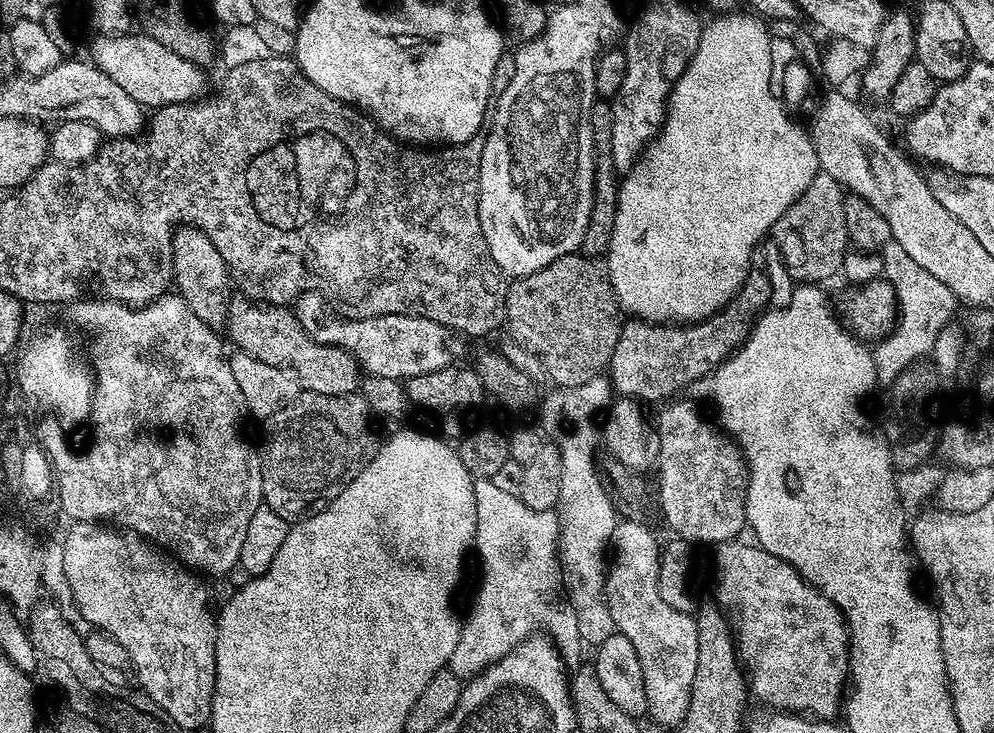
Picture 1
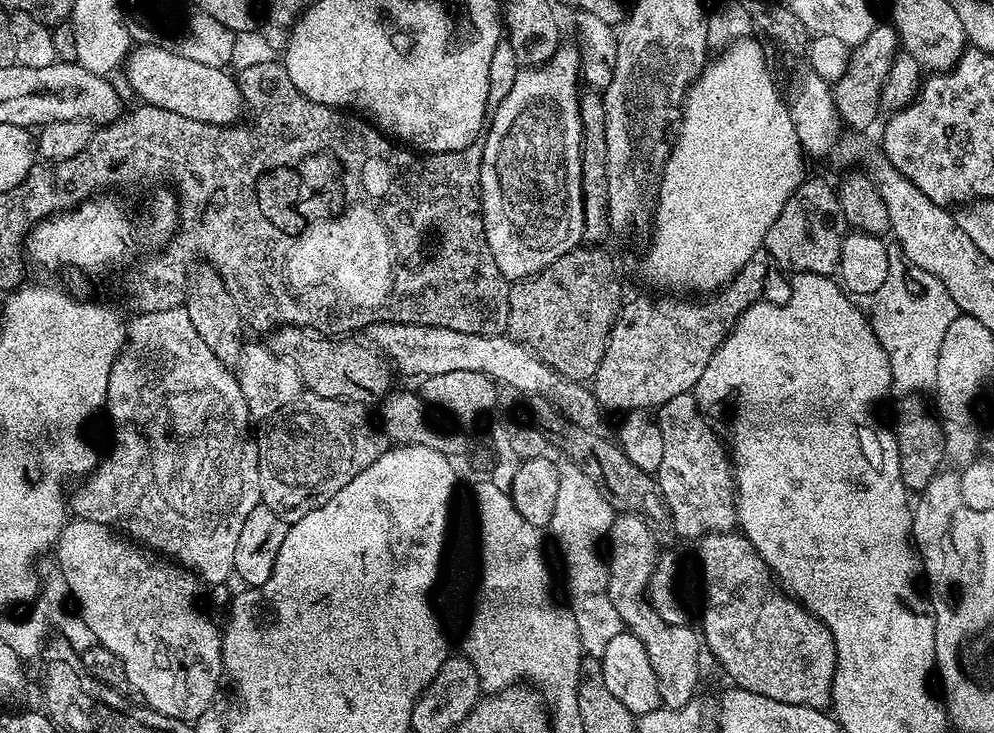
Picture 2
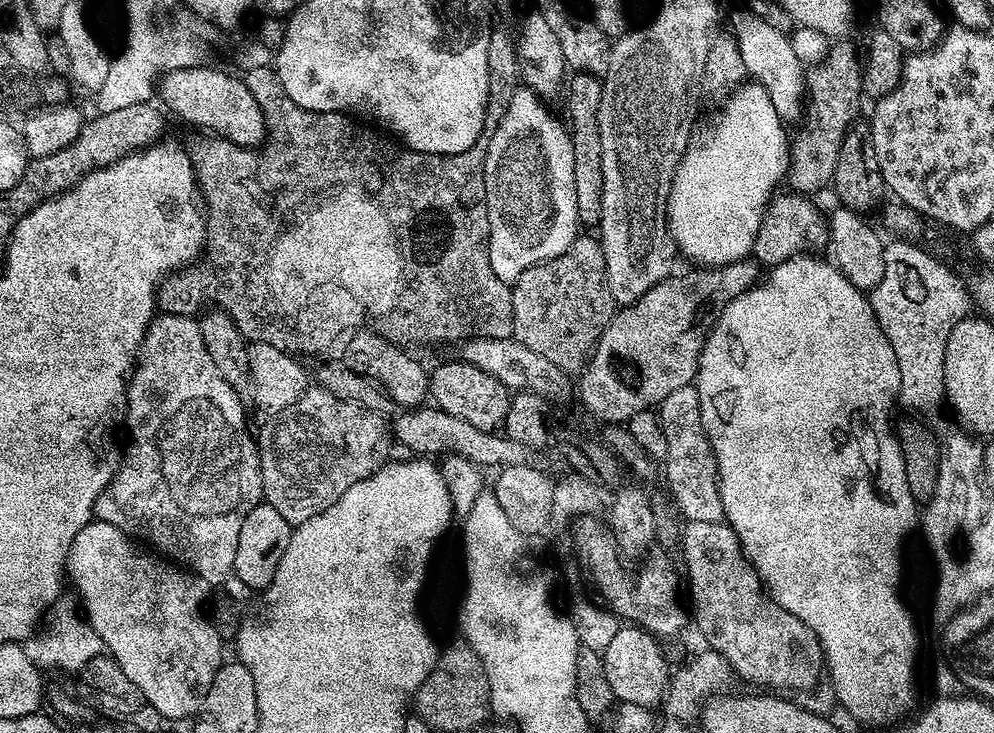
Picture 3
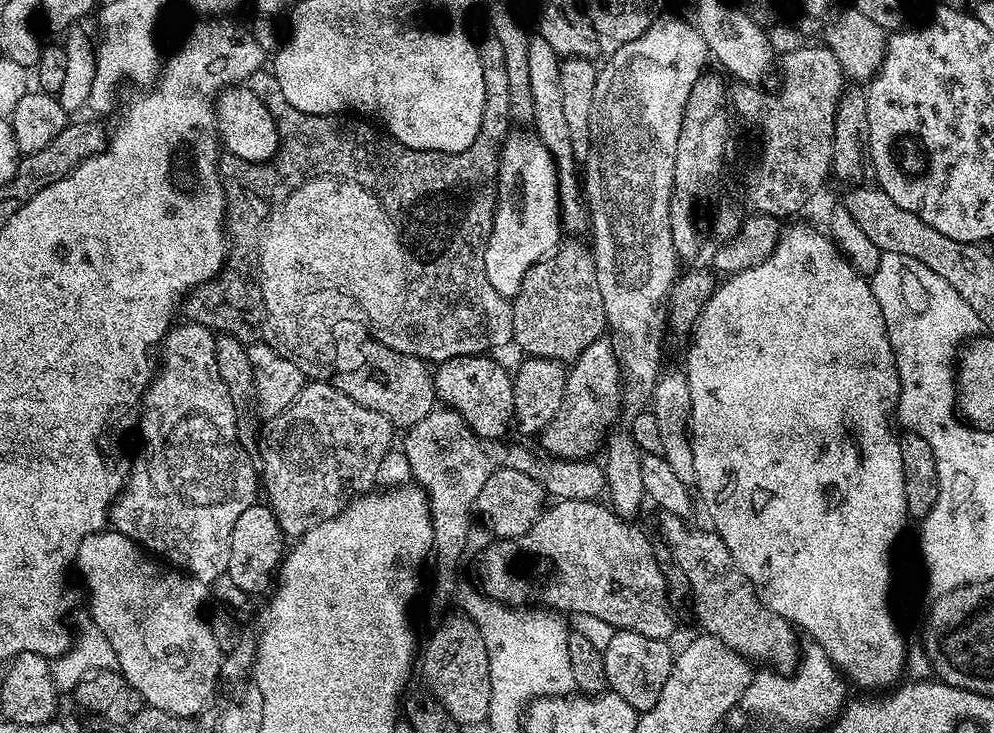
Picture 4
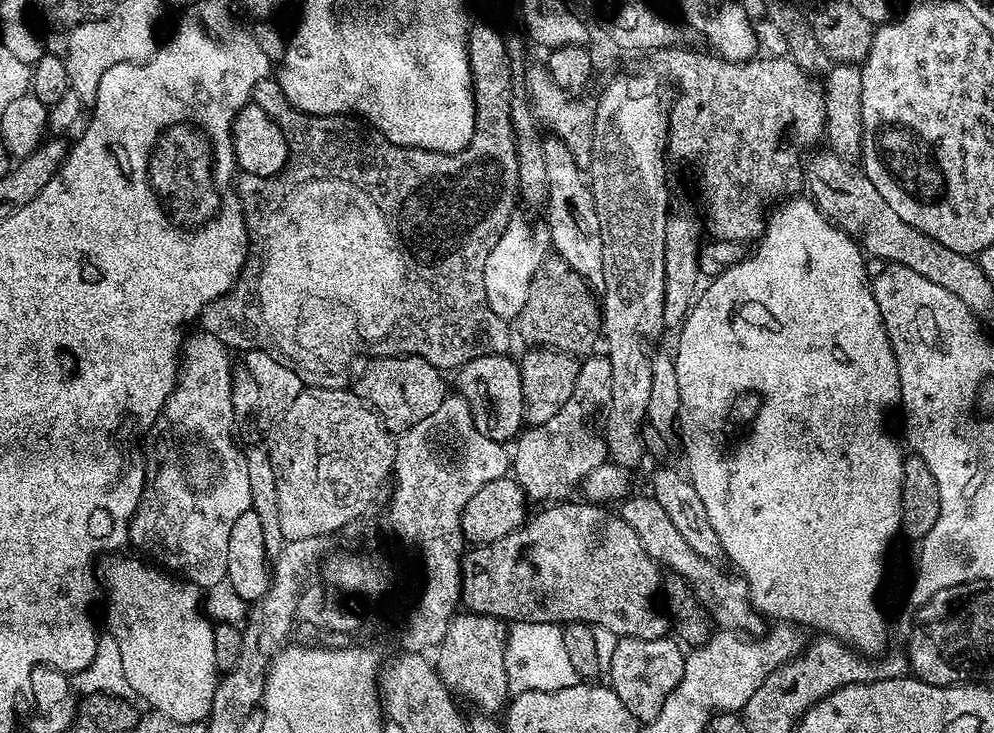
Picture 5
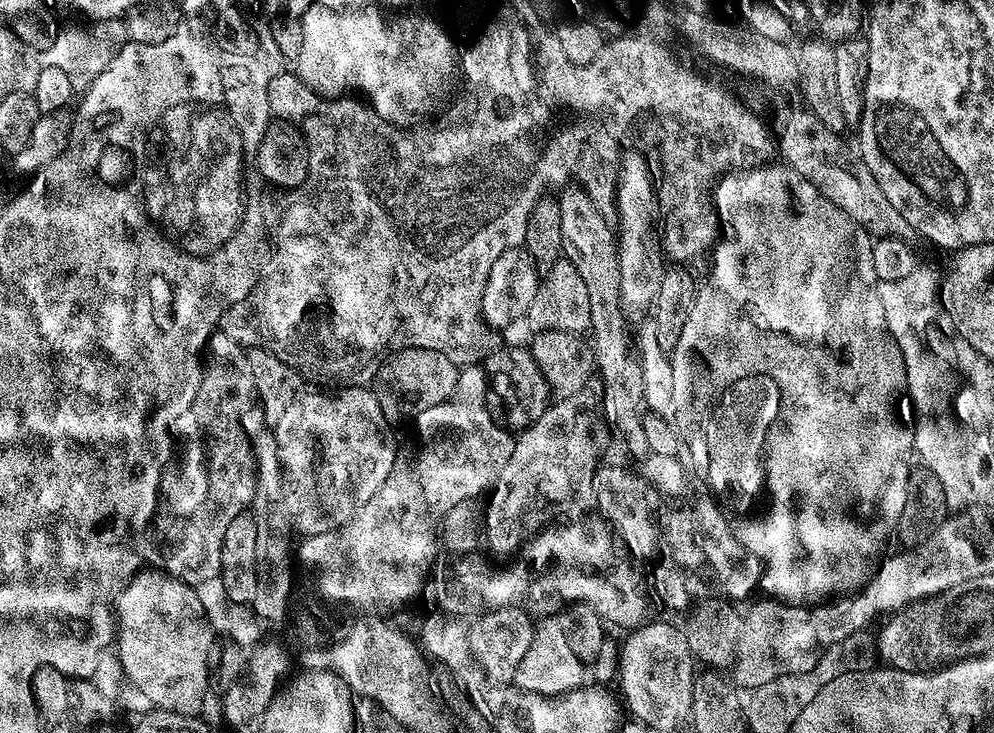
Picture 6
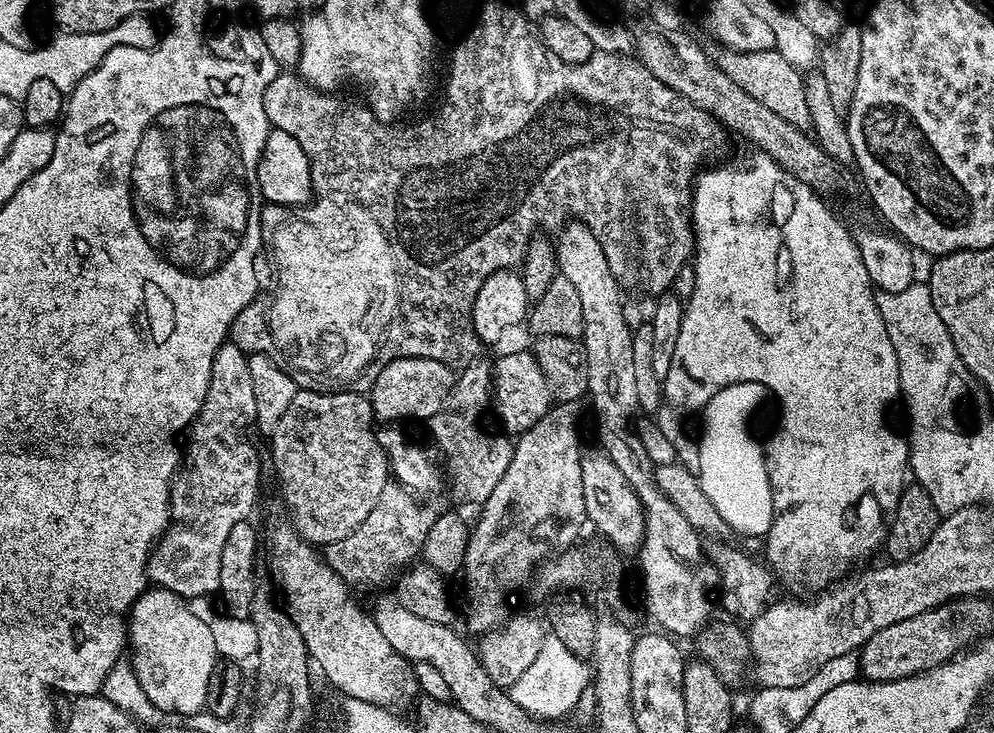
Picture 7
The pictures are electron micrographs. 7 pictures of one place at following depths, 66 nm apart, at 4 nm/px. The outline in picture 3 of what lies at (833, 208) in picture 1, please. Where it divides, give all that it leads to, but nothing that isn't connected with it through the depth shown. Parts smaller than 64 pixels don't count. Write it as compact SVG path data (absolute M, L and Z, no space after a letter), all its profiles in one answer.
M795 192L773 197L759 223L751 253L757 263L776 267L790 257L814 254L829 245L829 221L807 195Z

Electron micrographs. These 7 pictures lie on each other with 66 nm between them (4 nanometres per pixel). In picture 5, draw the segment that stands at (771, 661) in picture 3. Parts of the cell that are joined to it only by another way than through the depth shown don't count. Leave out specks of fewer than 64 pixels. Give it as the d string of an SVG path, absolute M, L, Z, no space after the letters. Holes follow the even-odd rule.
M652 495L634 496L627 497L621 503L623 506L621 509L619 508L618 514L638 534L639 540L643 542L644 549L652 559L662 564L667 562L664 564L669 569L684 575L702 608L711 616L713 625L724 630L743 630L748 634L759 633L762 616L753 608L752 602L748 598L748 583L731 571L729 571L730 573L723 572L717 561L707 560L706 557L700 557L698 553L695 553L682 540L682 535L676 530L671 520L667 518L662 505ZM740 628L745 628L745 630Z

